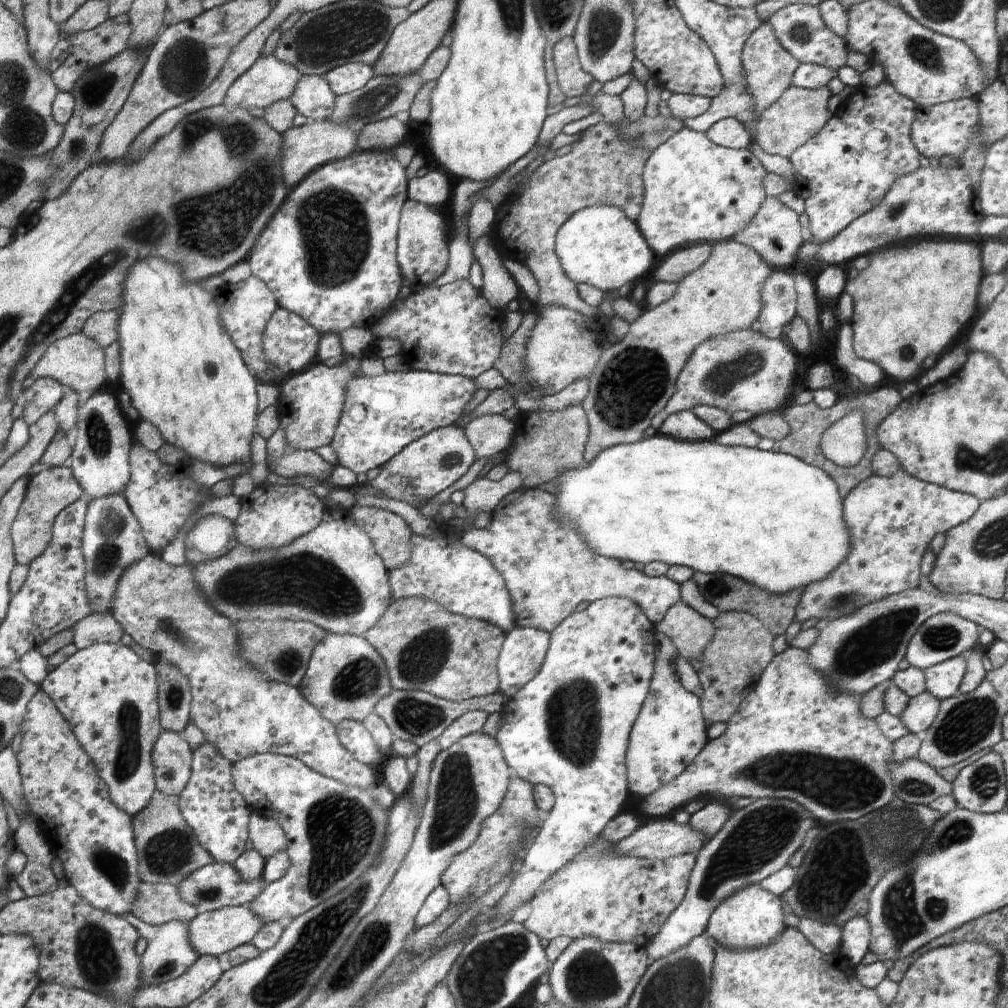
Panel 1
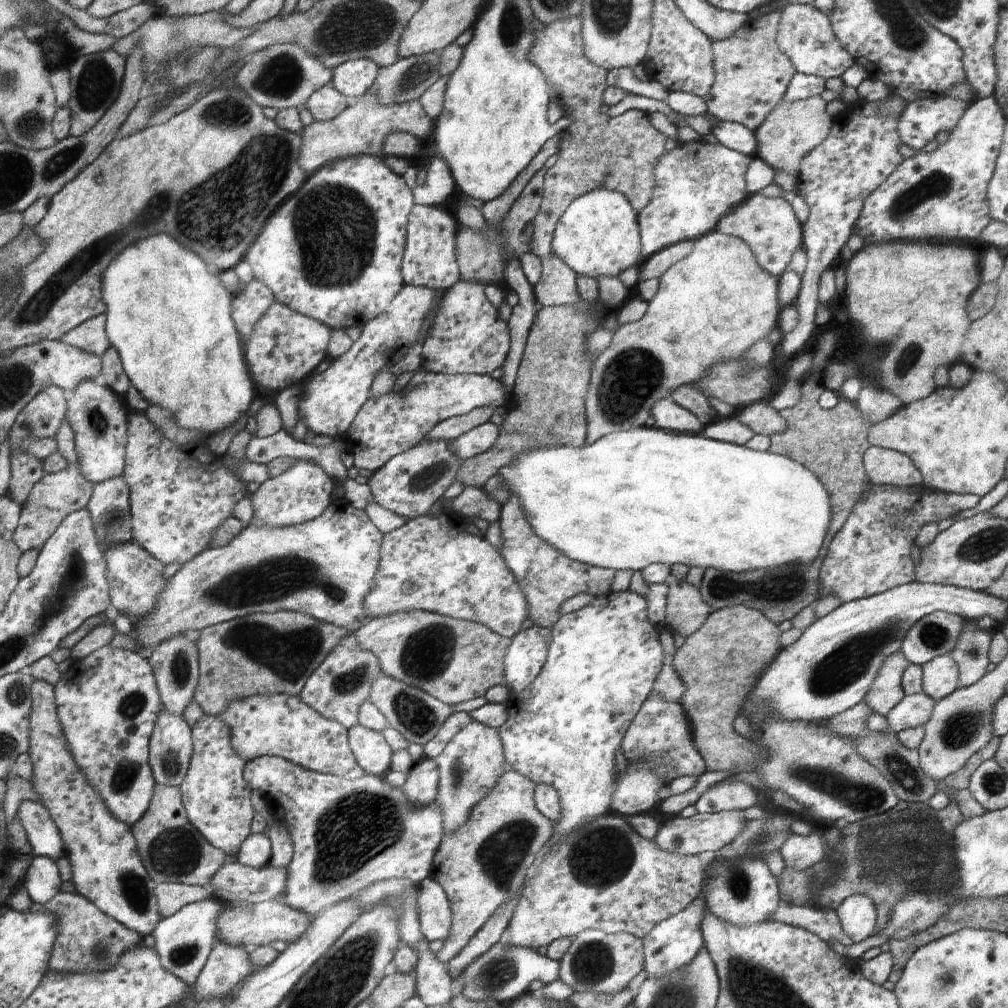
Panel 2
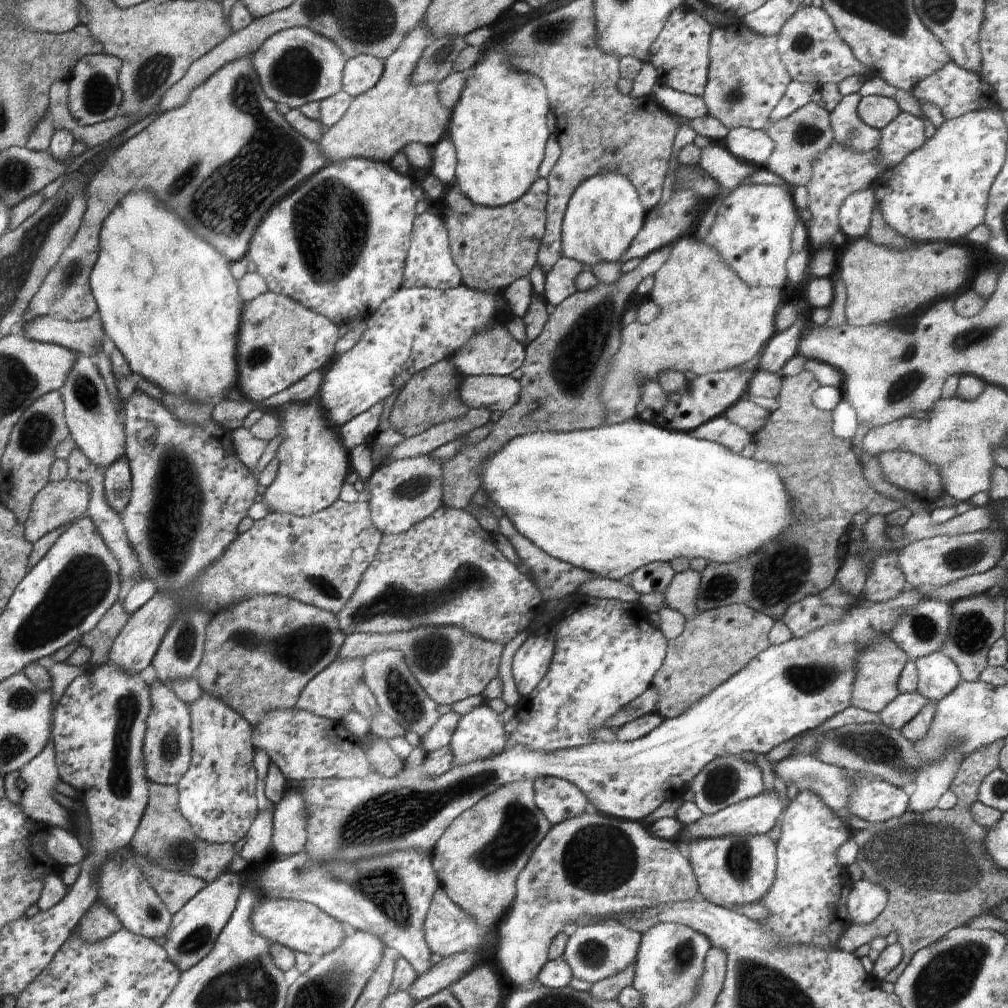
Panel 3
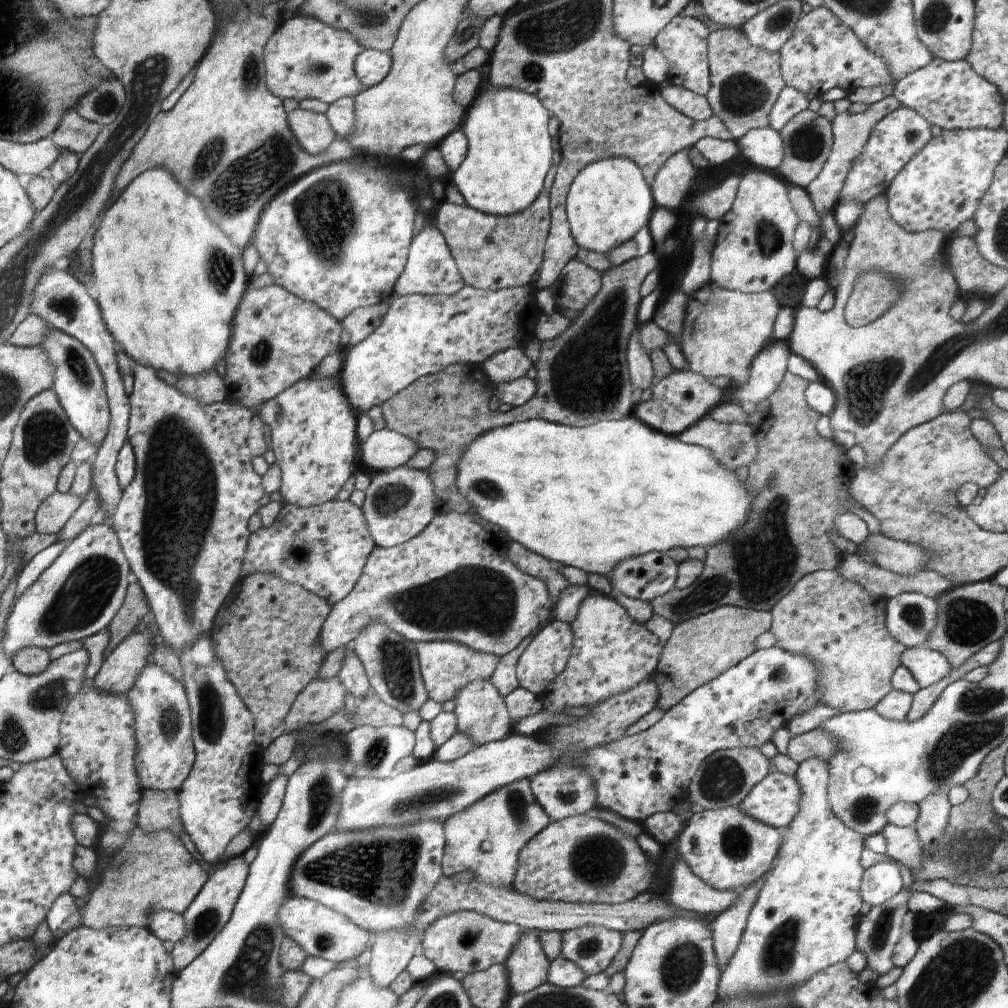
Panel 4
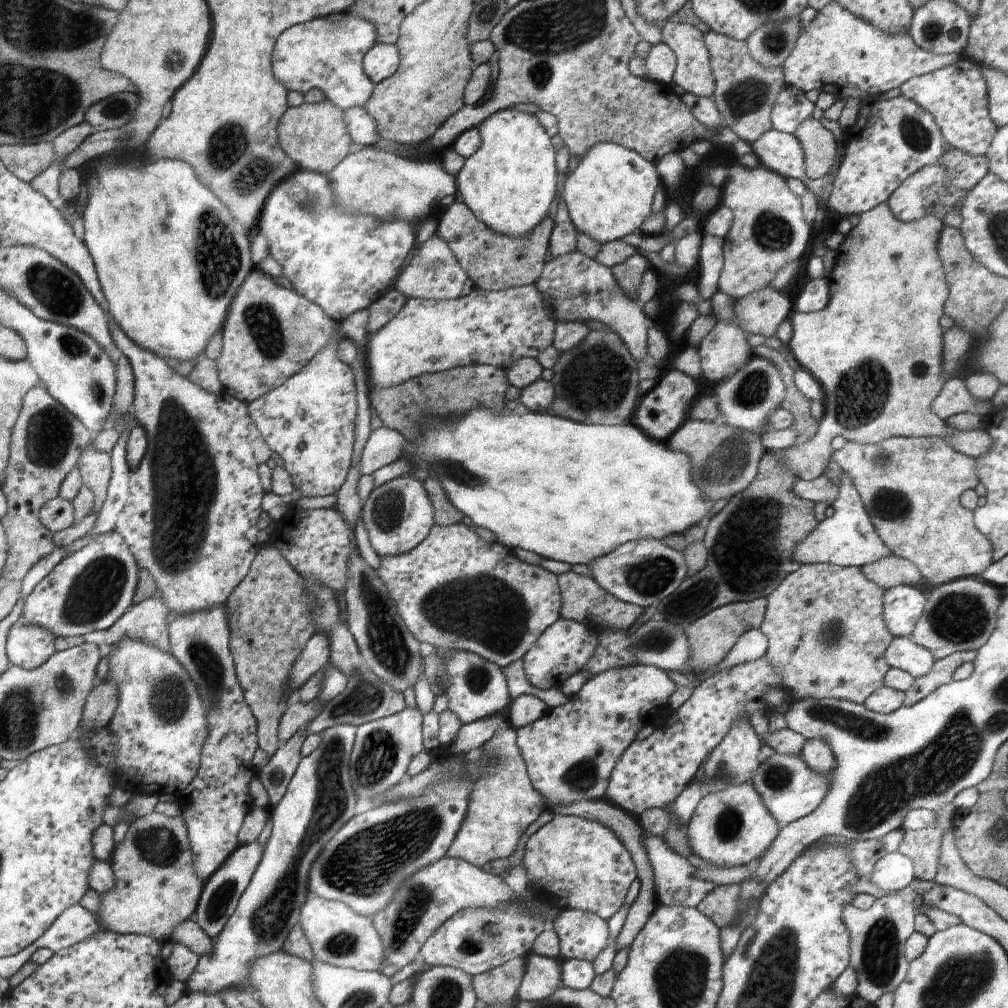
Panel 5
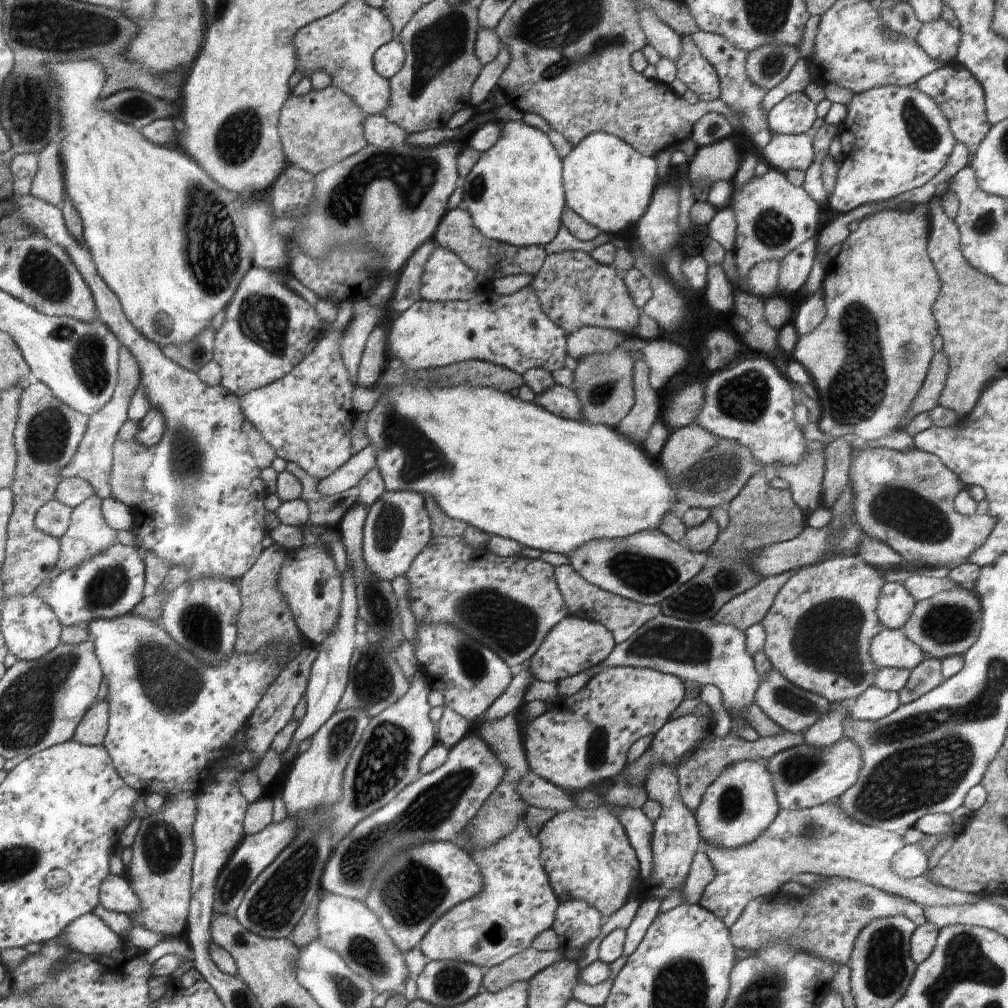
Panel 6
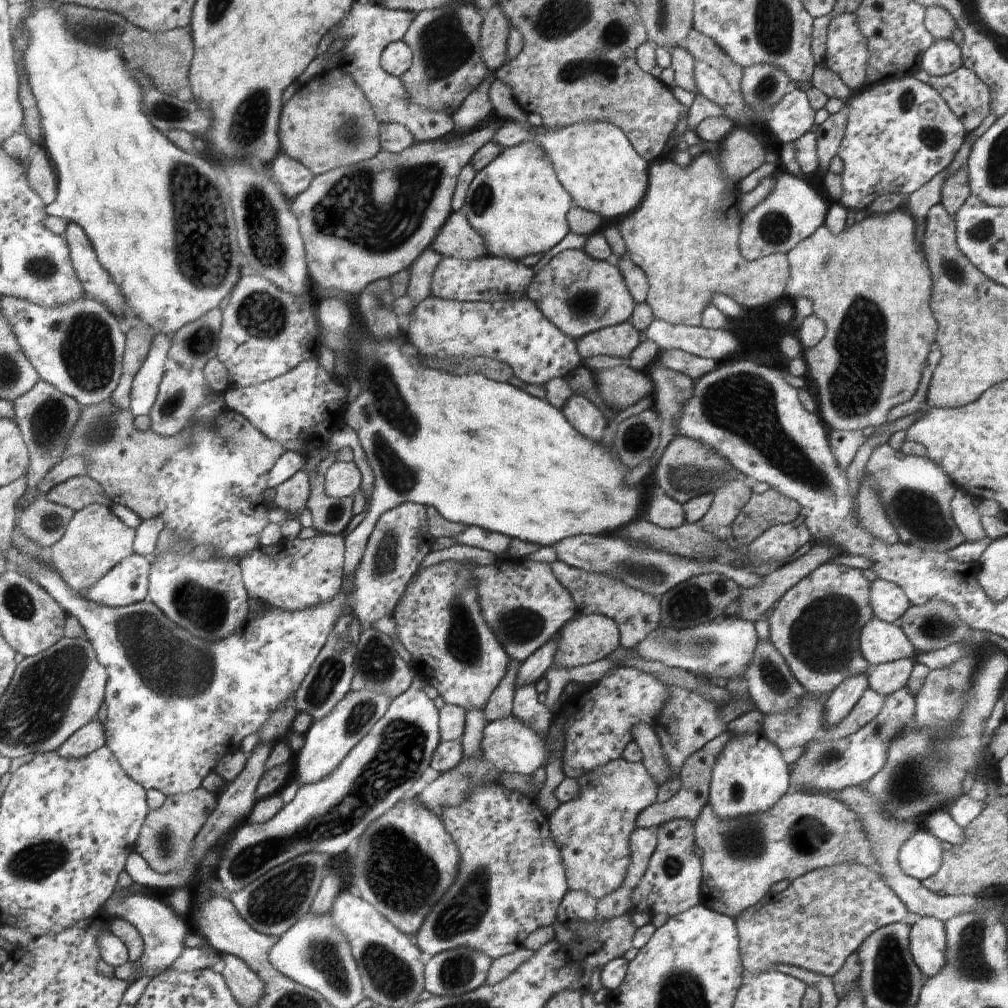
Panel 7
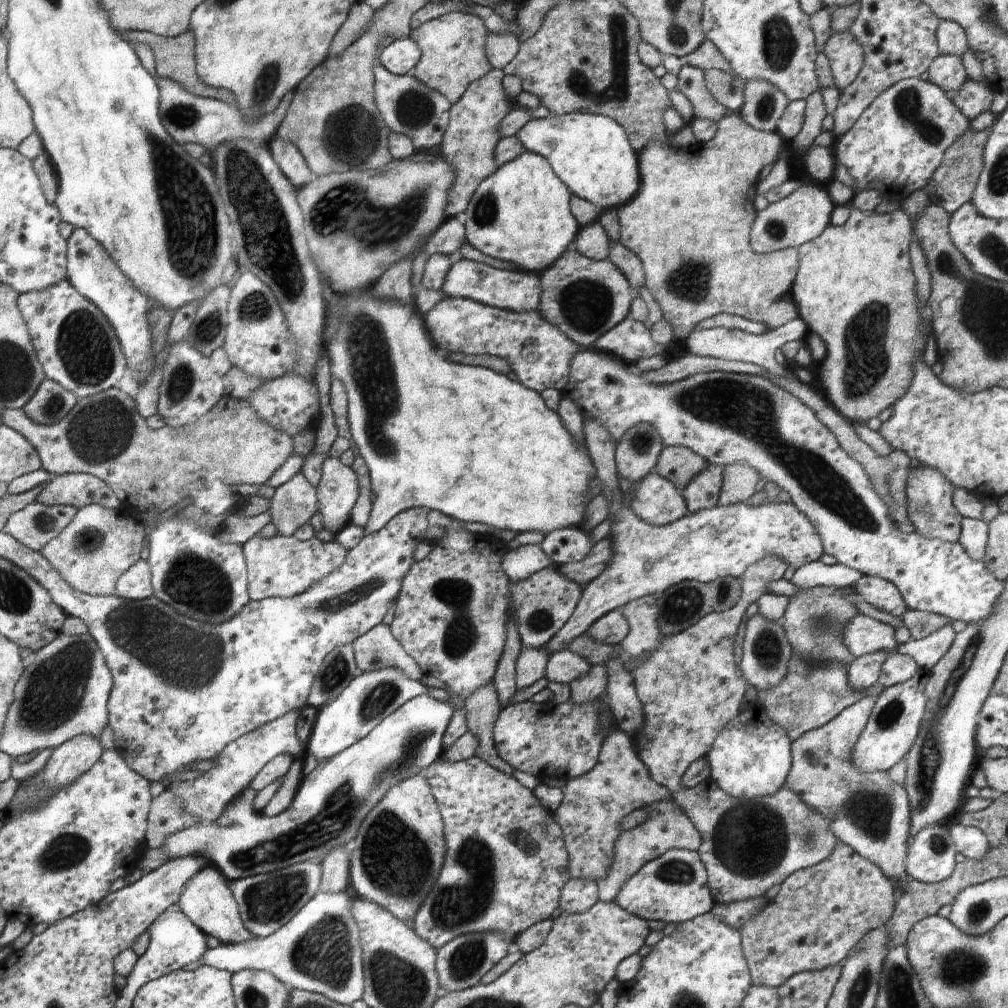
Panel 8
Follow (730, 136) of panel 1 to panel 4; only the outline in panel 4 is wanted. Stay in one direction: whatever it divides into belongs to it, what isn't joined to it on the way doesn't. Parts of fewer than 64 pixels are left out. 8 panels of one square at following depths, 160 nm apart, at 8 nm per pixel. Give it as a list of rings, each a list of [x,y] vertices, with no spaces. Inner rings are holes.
[[[771,127],[753,129],[746,132],[736,141],[740,148],[740,155],[762,168],[762,170],[777,170],[785,159],[785,142],[780,132]]]

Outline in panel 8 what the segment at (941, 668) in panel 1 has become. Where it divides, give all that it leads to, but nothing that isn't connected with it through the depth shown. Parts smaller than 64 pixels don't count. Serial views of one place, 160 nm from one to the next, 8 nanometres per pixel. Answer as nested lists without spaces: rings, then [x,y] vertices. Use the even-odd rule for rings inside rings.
[[[858,614],[843,628],[842,642],[849,648],[853,658],[857,659],[876,651],[896,651],[899,644],[894,633],[891,624]]]

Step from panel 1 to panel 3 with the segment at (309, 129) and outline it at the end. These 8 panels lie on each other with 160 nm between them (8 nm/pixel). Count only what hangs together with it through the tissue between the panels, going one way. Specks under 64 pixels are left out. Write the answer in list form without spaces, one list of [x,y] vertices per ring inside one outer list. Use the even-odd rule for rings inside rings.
[[[424,22],[416,24],[416,28],[406,34],[397,51],[385,59],[385,73],[381,77],[381,81],[365,94],[354,97],[344,117],[331,128],[324,129],[319,144],[326,165],[355,157],[389,163],[408,144],[419,143],[431,148],[446,137],[453,113],[452,110],[444,108],[438,100],[439,83],[412,84],[412,72],[416,72],[416,64],[418,64],[424,48],[429,45],[432,39],[432,34]]]

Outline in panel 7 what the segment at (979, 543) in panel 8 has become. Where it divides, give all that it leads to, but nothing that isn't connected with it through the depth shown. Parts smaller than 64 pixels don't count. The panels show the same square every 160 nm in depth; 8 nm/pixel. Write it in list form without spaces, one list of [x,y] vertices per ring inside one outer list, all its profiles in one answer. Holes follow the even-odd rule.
[[[956,488],[951,500],[951,513],[960,532],[967,538],[965,542],[978,541],[984,545],[988,541],[980,522],[981,516],[978,514],[975,498],[965,490]]]

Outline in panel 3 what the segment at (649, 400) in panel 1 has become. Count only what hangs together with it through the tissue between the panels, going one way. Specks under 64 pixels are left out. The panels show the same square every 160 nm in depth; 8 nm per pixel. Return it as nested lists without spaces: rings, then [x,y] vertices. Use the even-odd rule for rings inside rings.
[[[696,237],[686,238],[680,240],[678,244],[674,244],[674,248],[671,249],[669,260],[666,260],[665,264],[659,271],[655,273],[655,281],[652,295],[650,299],[660,308],[656,320],[650,322],[650,324],[640,324],[640,322],[632,322],[628,324],[624,330],[622,330],[622,346],[618,348],[618,354],[614,354],[610,360],[608,360],[608,374],[604,376],[602,380],[602,388],[600,388],[600,396],[602,396],[602,402],[604,406],[608,408],[606,410],[606,422],[605,424],[619,424],[626,420],[631,420],[639,417],[636,412],[636,406],[641,401],[642,386],[648,382],[648,380],[655,380],[662,374],[662,372],[680,371],[680,372],[692,372],[696,376],[701,376],[710,372],[718,373],[726,370],[732,370],[732,368],[740,368],[746,362],[752,360],[757,354],[761,353],[765,348],[765,345],[769,343],[776,333],[782,333],[788,330],[790,326],[793,326],[798,320],[798,312],[795,303],[785,302],[782,293],[776,288],[762,288],[762,286],[750,286],[746,284],[746,281],[742,281],[737,273],[726,264],[726,260],[712,248],[708,246],[706,242],[702,240],[696,240]]]

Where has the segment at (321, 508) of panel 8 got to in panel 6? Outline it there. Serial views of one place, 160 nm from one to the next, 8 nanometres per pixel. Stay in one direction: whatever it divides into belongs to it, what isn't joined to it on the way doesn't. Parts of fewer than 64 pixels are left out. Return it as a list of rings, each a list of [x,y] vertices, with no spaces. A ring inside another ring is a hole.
[[[362,442],[362,446],[353,459],[343,468],[338,468],[333,475],[318,482],[318,492],[324,496],[336,495],[356,487],[360,480],[368,473],[368,470],[376,467],[374,458],[374,446]]]

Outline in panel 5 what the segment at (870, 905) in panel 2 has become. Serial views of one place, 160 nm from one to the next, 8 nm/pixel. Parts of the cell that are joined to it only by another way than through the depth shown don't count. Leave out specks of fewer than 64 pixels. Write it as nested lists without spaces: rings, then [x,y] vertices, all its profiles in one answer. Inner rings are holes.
[[[896,851],[882,854],[868,881],[874,883],[880,890],[893,892],[904,889],[914,879],[912,860]]]

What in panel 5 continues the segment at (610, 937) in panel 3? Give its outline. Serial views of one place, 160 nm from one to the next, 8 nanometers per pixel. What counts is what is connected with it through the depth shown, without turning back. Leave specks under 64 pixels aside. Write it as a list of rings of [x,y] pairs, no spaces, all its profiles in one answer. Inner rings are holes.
[[[569,908],[553,921],[563,959],[579,959],[593,963],[608,946],[607,922],[593,913]]]

